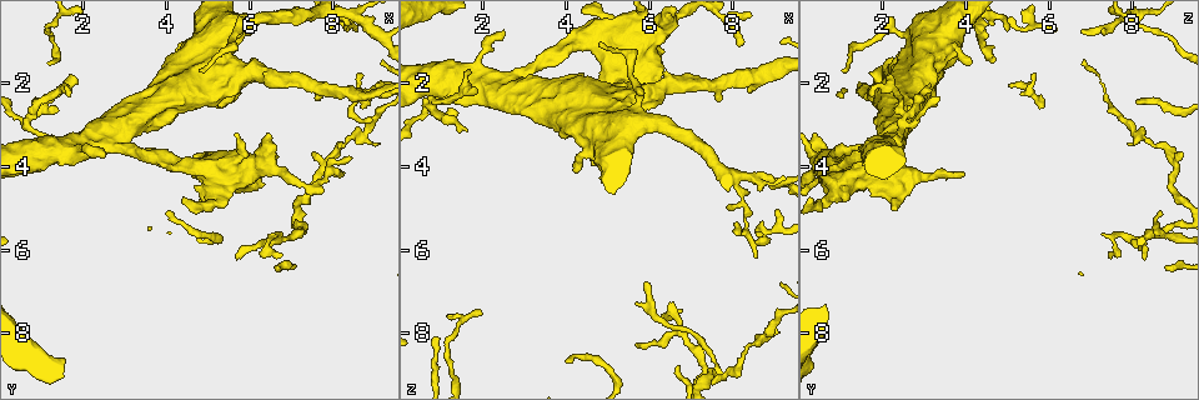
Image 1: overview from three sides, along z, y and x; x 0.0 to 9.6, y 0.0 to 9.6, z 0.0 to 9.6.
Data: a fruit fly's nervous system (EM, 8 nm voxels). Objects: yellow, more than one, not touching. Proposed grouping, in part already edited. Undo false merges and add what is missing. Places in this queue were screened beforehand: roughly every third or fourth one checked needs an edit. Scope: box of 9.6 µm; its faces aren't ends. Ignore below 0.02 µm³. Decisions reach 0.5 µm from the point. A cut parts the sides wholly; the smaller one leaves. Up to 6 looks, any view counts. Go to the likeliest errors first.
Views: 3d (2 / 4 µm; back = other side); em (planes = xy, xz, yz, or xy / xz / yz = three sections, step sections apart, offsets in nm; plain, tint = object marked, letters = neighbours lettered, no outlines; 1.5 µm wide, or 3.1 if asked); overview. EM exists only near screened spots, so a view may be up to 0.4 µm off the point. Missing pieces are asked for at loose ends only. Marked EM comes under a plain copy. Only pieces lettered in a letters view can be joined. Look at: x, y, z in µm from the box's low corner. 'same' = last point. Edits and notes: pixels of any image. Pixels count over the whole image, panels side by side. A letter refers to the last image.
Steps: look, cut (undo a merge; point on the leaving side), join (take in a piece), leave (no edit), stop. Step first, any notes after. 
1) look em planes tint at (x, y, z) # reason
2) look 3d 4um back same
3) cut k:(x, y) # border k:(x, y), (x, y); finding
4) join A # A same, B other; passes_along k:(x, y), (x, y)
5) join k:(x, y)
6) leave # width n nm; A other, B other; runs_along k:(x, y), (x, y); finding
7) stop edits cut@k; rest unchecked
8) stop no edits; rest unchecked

look 3d 2um at (4.65, 4.15, 4.00) # branch stops here

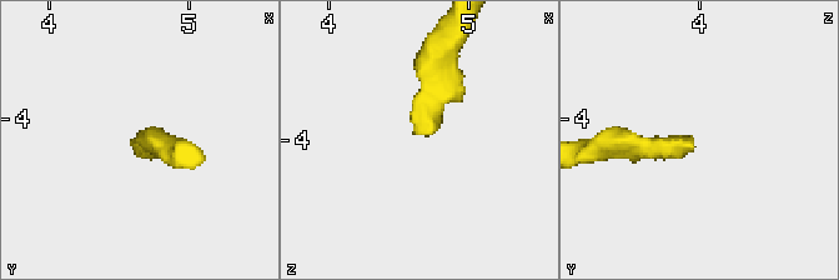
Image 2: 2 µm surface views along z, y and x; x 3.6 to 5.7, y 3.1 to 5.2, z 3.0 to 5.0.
look em planes tint at (4.64, 4.16, 3.96)

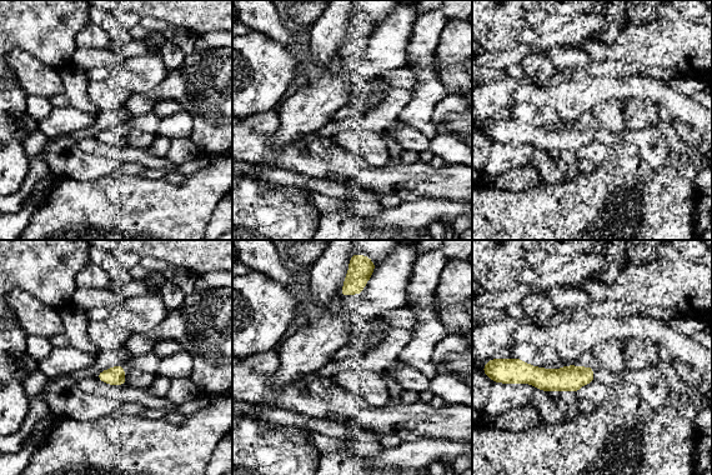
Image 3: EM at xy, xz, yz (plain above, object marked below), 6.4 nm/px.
look em planes letters same # what lies round it

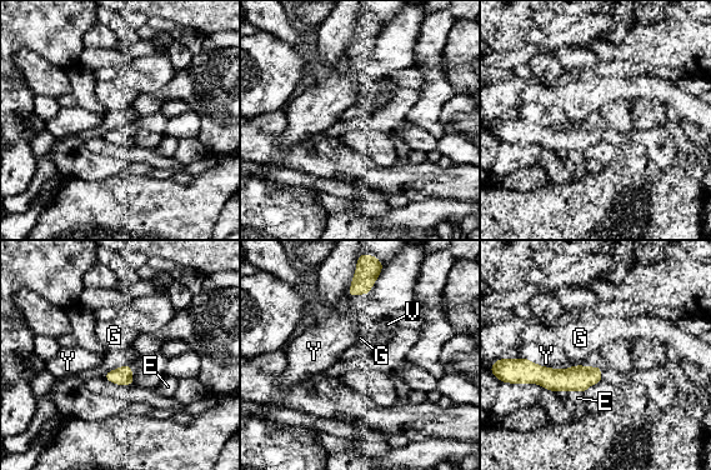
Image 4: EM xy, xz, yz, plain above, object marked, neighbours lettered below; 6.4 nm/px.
leave # longest_contact Y 340 nm; E other, G other, V other, Y other; runs_along 4:(525, 373), (547, 378), (597, 378); none of them fits

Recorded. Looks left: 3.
look 3d 2um back at (1.60, 2.10, 3.20) # thin end

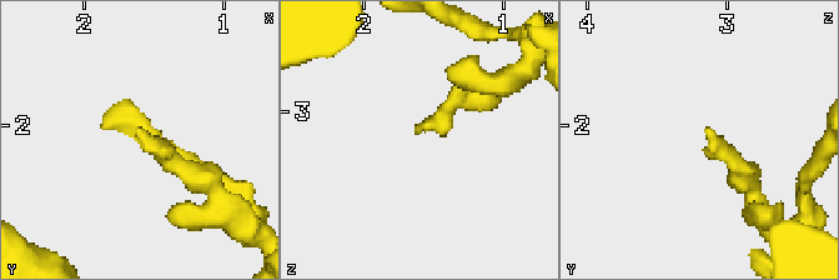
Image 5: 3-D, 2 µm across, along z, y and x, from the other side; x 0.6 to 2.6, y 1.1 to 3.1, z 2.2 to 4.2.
look em planes letters at (1.62, 2.04, 3.16)

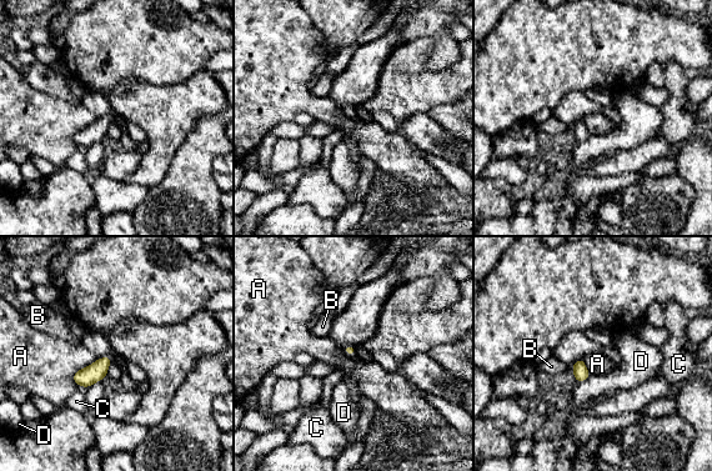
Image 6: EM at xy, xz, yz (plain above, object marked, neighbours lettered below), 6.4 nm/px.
leave # A other, B other, C other, D other; border 6:(98, 359), (74, 374), (78, 386); no lettered piece goes on from it

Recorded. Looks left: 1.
stop no edits; rest unchecked

